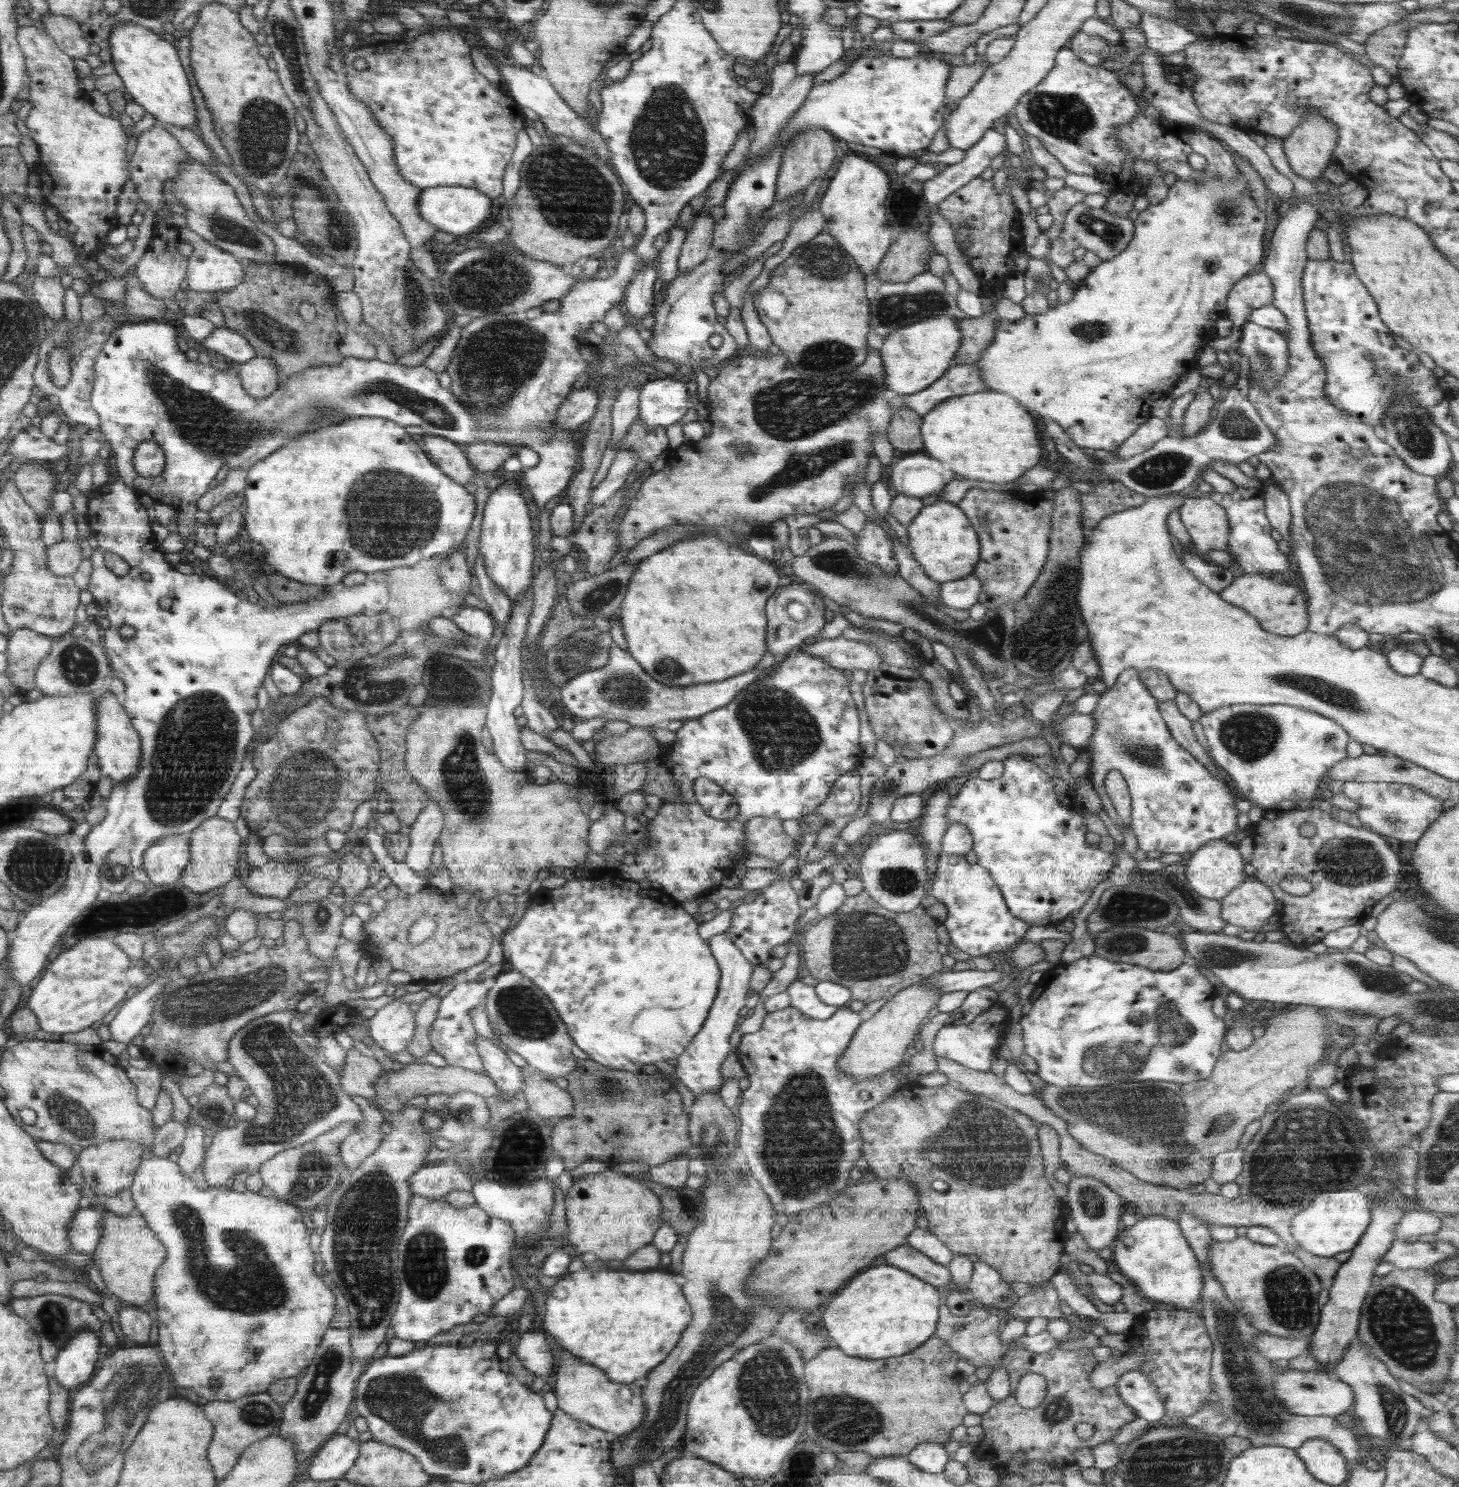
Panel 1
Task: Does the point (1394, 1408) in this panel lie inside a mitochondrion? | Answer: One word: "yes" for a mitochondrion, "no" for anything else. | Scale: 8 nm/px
yes

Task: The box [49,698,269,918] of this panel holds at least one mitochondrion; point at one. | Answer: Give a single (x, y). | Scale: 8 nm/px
(111, 873)

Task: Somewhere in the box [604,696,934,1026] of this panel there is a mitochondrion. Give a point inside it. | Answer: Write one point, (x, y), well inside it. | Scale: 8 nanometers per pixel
(866, 948)

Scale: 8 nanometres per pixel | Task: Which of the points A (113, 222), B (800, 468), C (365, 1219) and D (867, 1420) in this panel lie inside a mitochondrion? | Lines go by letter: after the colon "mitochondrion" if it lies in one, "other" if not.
A: other
B: mitochondrion
C: mitochondrion
D: mitochondrion

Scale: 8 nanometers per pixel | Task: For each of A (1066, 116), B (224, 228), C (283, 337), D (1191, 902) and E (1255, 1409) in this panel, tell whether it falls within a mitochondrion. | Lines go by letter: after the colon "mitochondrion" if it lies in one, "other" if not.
A: mitochondrion
B: mitochondrion
C: mitochondrion
D: mitochondrion
E: mitochondrion

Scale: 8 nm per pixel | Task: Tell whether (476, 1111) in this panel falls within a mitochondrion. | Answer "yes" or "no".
yes

